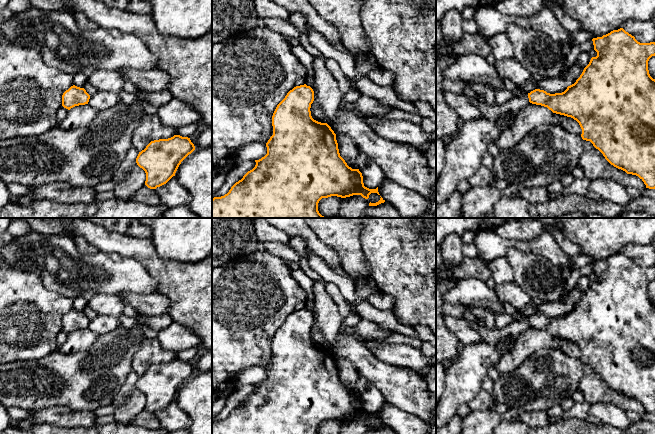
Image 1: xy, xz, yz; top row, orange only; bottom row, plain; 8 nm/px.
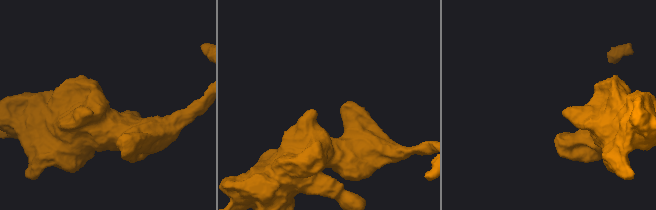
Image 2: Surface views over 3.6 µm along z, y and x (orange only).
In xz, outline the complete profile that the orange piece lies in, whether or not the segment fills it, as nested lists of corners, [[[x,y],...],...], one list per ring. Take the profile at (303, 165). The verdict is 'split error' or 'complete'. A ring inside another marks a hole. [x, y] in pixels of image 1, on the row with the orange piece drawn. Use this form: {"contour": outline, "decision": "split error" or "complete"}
{"contour": [[[306,84],[296,86],[287,93],[272,116],[273,135],[266,143],[267,154],[255,160],[255,167],[236,182],[227,194],[212,199],[212,218],[328,218],[318,211],[322,198],[361,195],[368,199],[371,193],[380,195],[378,187],[365,187],[359,169],[349,167],[340,156],[336,134],[331,127],[312,118],[310,108],[313,101],[314,91]]], "decision": "complete"}

